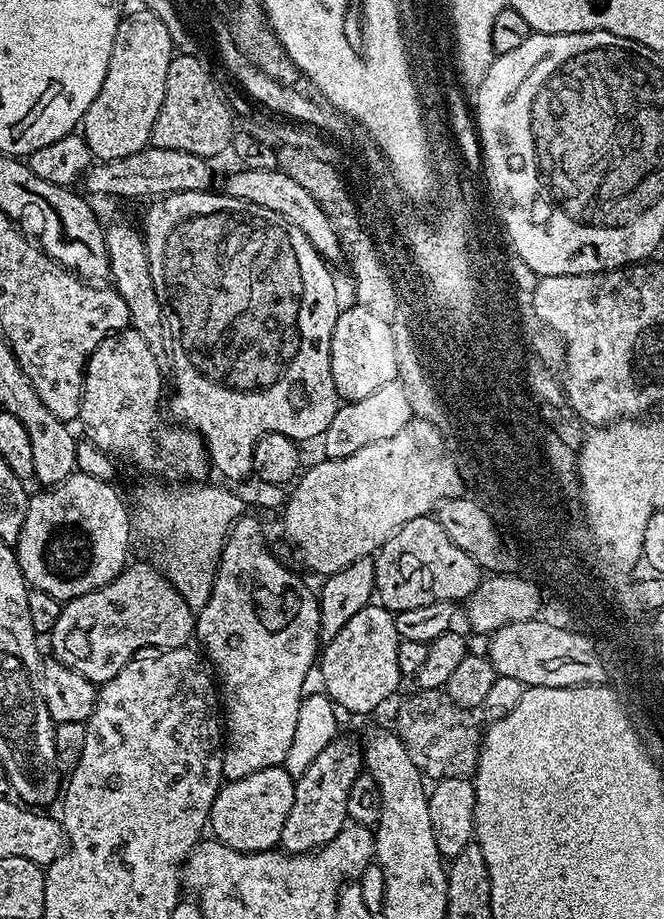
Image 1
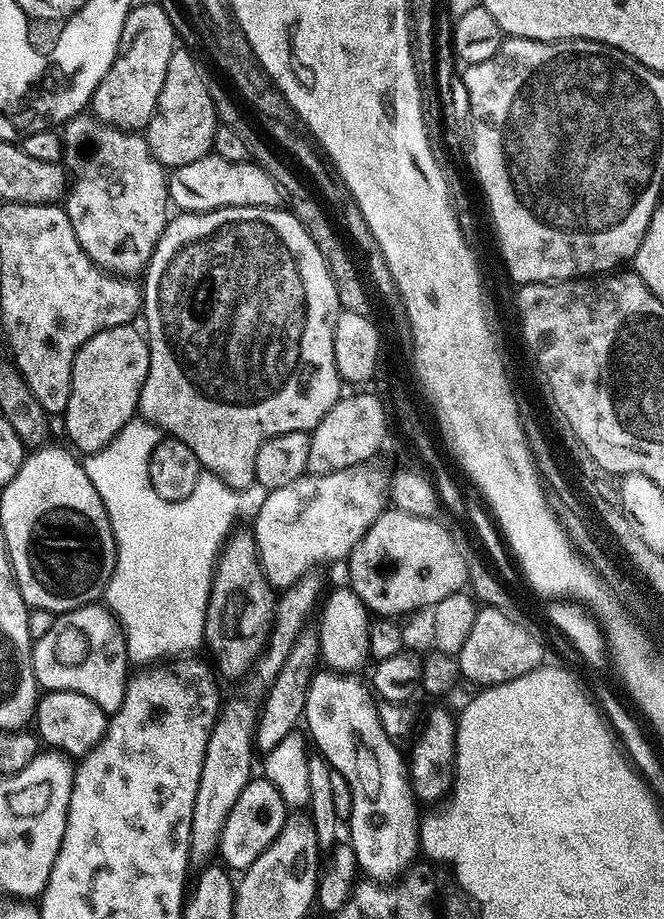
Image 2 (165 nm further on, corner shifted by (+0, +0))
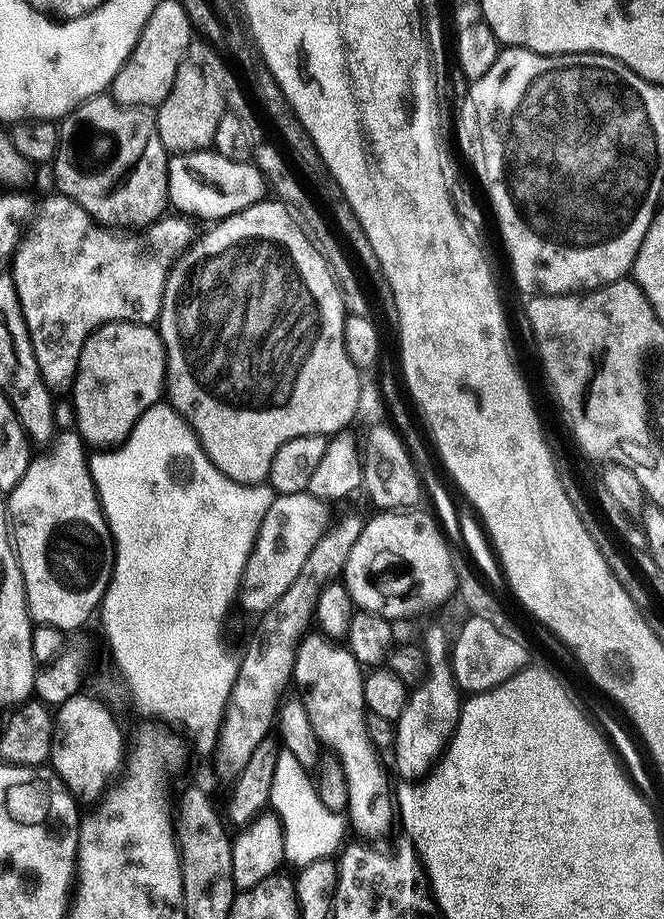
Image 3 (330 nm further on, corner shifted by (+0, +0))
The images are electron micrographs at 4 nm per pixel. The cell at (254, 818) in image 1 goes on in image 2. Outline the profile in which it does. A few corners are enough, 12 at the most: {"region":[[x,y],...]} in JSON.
{"region":[[265,778],[249,780],[220,835],[229,869],[274,842],[286,805]]}

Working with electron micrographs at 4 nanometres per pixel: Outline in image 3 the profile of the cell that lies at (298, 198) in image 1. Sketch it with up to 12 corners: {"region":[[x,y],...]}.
{"region":[[214,150],[168,161],[168,204],[214,222],[260,202],[264,176]]}

